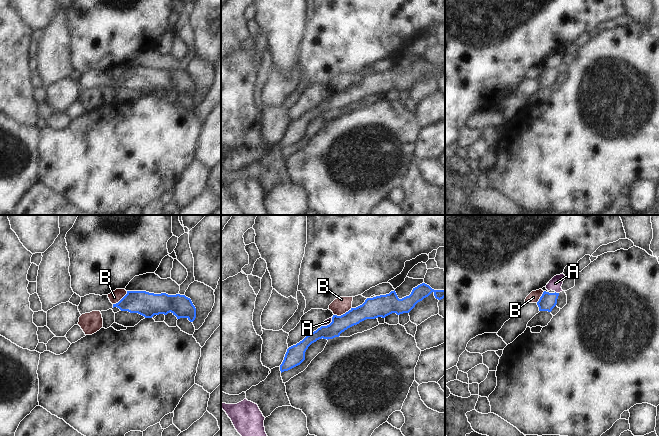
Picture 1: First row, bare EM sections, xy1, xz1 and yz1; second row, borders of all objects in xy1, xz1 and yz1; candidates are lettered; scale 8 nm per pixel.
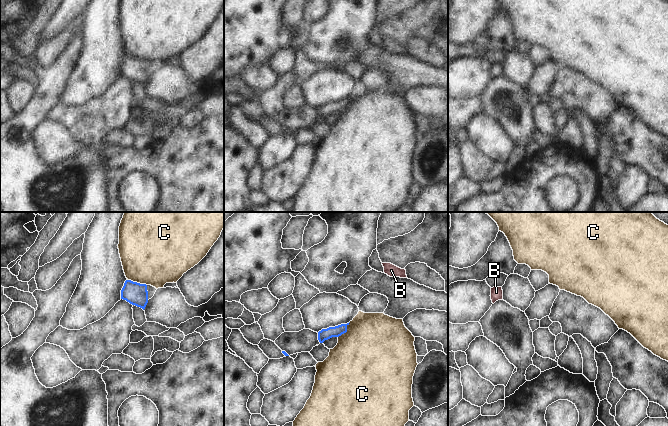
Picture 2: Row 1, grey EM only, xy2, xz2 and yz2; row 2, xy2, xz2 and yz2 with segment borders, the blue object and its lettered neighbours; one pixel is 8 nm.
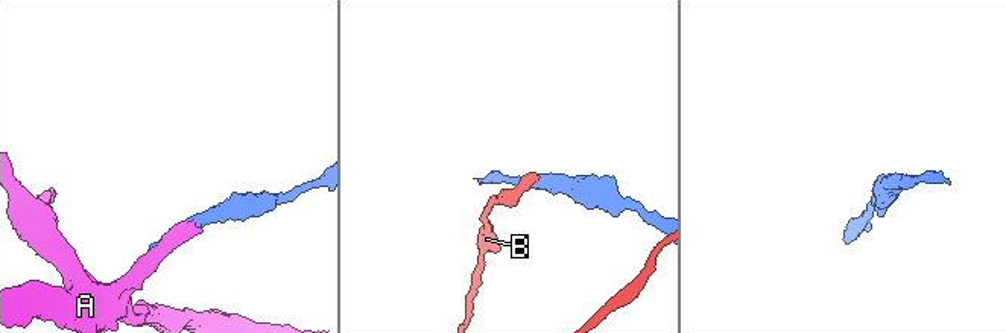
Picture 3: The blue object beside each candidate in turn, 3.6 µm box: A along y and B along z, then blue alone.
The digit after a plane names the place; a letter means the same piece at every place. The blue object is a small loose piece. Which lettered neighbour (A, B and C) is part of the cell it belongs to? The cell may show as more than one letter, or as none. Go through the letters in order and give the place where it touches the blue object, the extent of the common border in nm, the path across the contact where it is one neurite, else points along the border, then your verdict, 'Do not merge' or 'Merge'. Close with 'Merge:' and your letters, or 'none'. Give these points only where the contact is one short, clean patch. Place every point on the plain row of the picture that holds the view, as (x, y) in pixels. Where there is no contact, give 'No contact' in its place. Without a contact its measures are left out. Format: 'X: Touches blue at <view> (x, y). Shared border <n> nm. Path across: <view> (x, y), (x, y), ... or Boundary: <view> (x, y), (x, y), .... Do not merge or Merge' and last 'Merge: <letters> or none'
A: Touches blue at yz1 (557, 69). Shared border 40 nm. Do not merge
B: Touches blue at xz1 (343, 90). Shared border 160 nm. Boundary: xz1 (351, 83), (340, 91), (334, 91). Do not merge
C: Touches blue at xz2 (346, 107). Shared border 160 nm. Boundary: xz2 (350, 98), (347, 106), (338, 113). Do not merge
Merge: none

